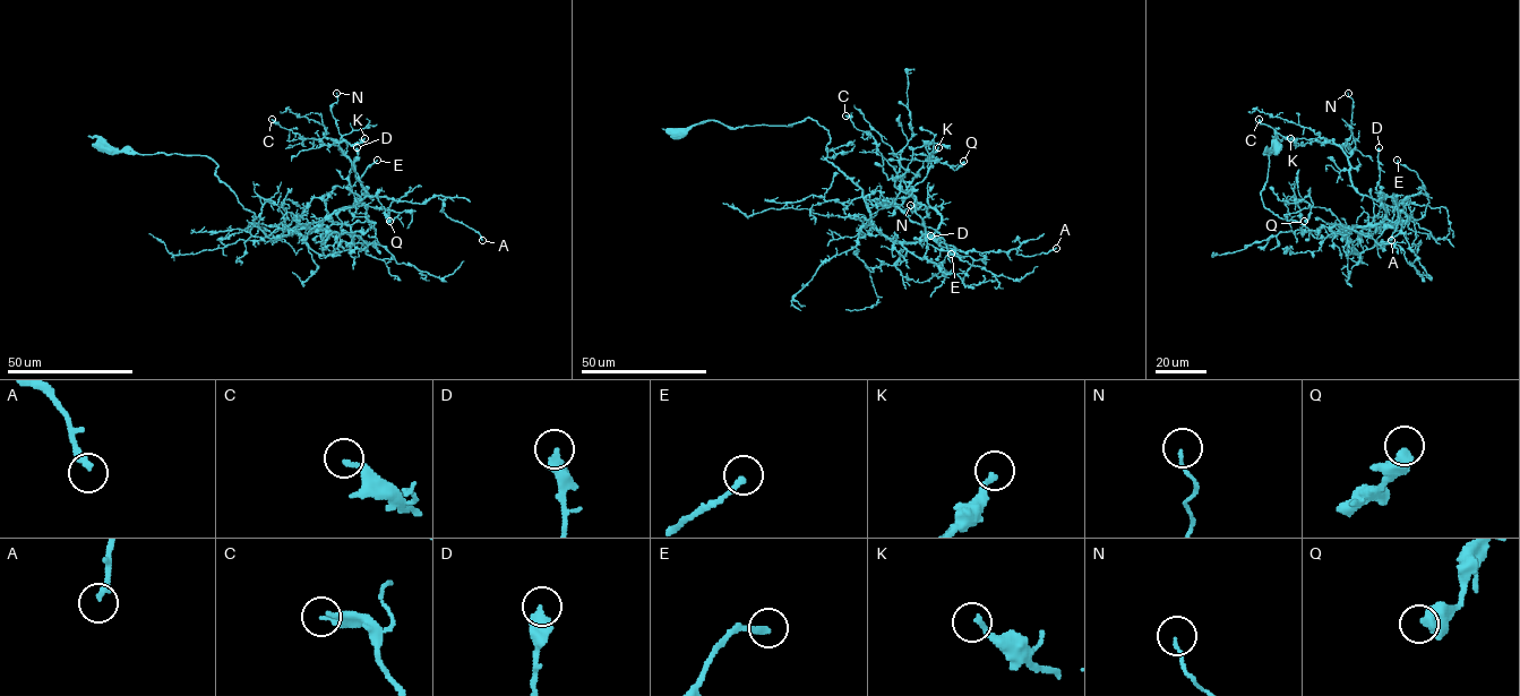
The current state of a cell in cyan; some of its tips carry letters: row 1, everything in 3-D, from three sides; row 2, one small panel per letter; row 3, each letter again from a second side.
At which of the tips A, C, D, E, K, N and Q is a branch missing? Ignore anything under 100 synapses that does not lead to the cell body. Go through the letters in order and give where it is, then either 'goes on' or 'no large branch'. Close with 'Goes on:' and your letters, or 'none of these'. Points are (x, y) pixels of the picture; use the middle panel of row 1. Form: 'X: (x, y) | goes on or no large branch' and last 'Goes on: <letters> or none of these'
A: (1056, 248) | no large branch
C: (846, 116) | no large branch
D: (930, 235) | no large branch
E: (951, 254) | no large branch
K: (938, 147) | no large branch
N: (910, 205) | no large branch
Q: (963, 161) | no large branch
Goes on: none of these

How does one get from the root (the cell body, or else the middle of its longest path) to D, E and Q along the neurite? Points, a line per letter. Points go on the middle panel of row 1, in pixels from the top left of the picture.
D: (676, 134), (711, 120), (738, 128), (809, 118), (829, 131), (826, 159), (862, 190), (883, 233), (930, 235)
E: (676, 134), (809, 118), (870, 221), (906, 249), (903, 276), (926, 281), (951, 254)
Q: (676, 134), (809, 118), (864, 197), (921, 225), (910, 190), (929, 159), (963, 161)

